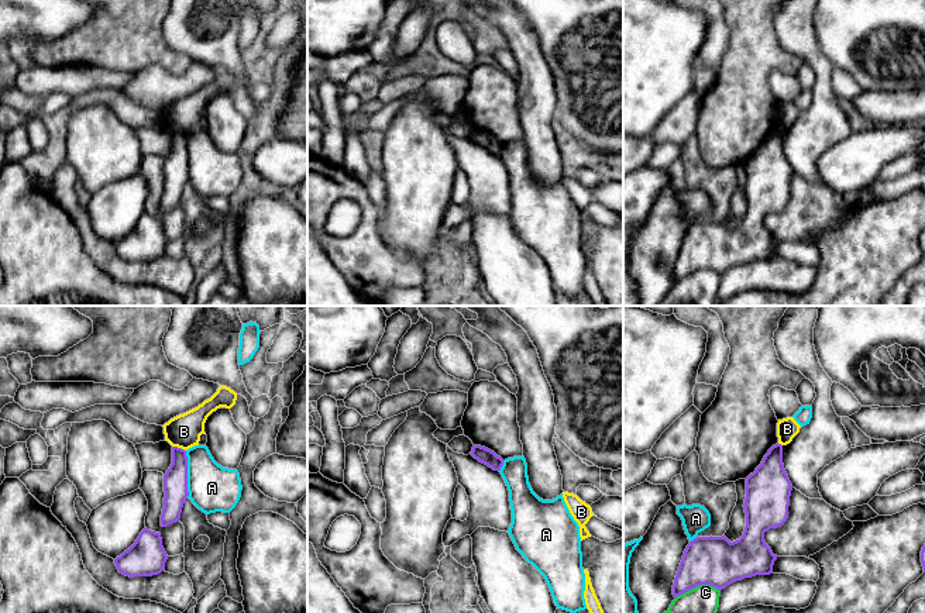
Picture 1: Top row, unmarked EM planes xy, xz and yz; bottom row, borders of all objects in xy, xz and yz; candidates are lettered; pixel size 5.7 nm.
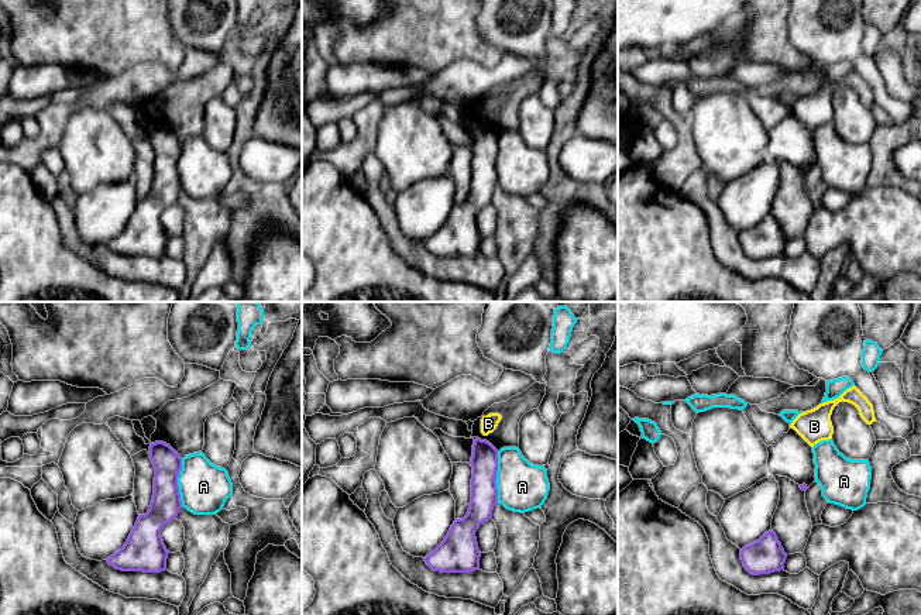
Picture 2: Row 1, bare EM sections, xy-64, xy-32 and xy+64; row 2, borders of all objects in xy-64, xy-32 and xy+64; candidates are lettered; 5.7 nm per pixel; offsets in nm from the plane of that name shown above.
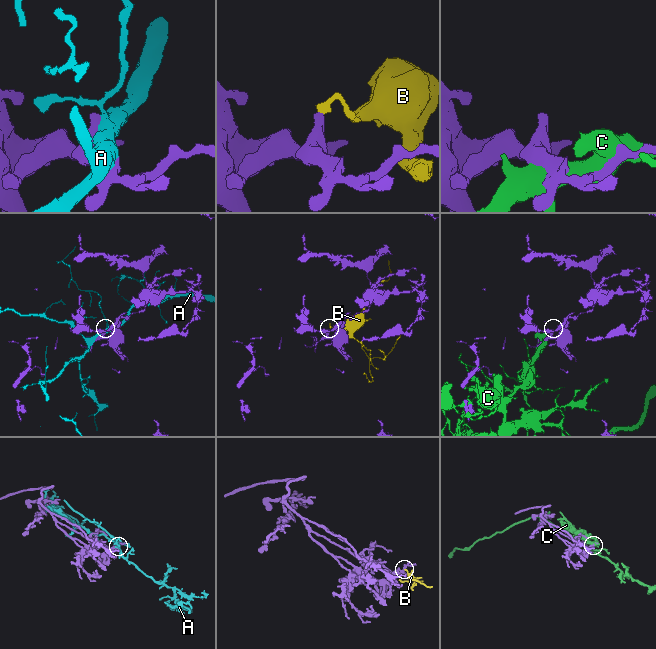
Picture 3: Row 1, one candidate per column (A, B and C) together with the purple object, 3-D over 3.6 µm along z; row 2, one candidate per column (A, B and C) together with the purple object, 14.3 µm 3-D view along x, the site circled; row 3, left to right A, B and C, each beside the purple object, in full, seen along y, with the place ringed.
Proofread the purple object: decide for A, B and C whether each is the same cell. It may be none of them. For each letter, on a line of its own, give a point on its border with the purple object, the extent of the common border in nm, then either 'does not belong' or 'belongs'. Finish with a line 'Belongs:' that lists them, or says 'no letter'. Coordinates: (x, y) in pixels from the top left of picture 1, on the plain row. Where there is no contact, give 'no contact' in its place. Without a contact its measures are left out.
A: meets purple in xy at (186, 158); contact 260 nm long; does not belong
B: meets purple in xy at (179, 133); contact 90 nm long; does not belong
C: meets purple in yz at (697, 269); contact 260 nm long; does not belong
Belongs: no letter

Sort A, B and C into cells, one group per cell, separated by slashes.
A / B / C

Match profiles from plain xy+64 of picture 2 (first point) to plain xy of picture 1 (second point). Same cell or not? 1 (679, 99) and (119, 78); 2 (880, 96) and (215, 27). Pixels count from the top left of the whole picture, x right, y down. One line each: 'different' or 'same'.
1: different
2: same

